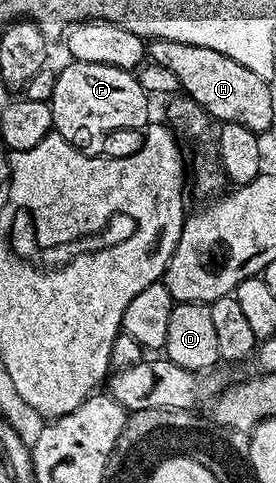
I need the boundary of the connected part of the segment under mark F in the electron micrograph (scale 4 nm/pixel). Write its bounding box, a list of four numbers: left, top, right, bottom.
[48,60,150,151]

